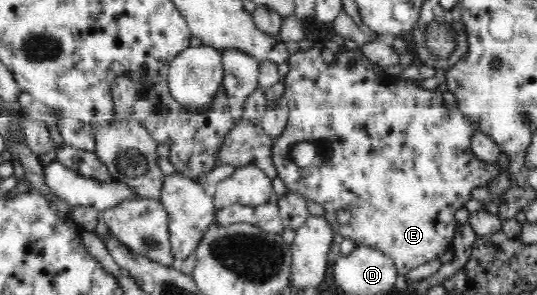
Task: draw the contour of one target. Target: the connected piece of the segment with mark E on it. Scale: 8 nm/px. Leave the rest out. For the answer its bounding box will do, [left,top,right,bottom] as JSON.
[271,46,500,275]

